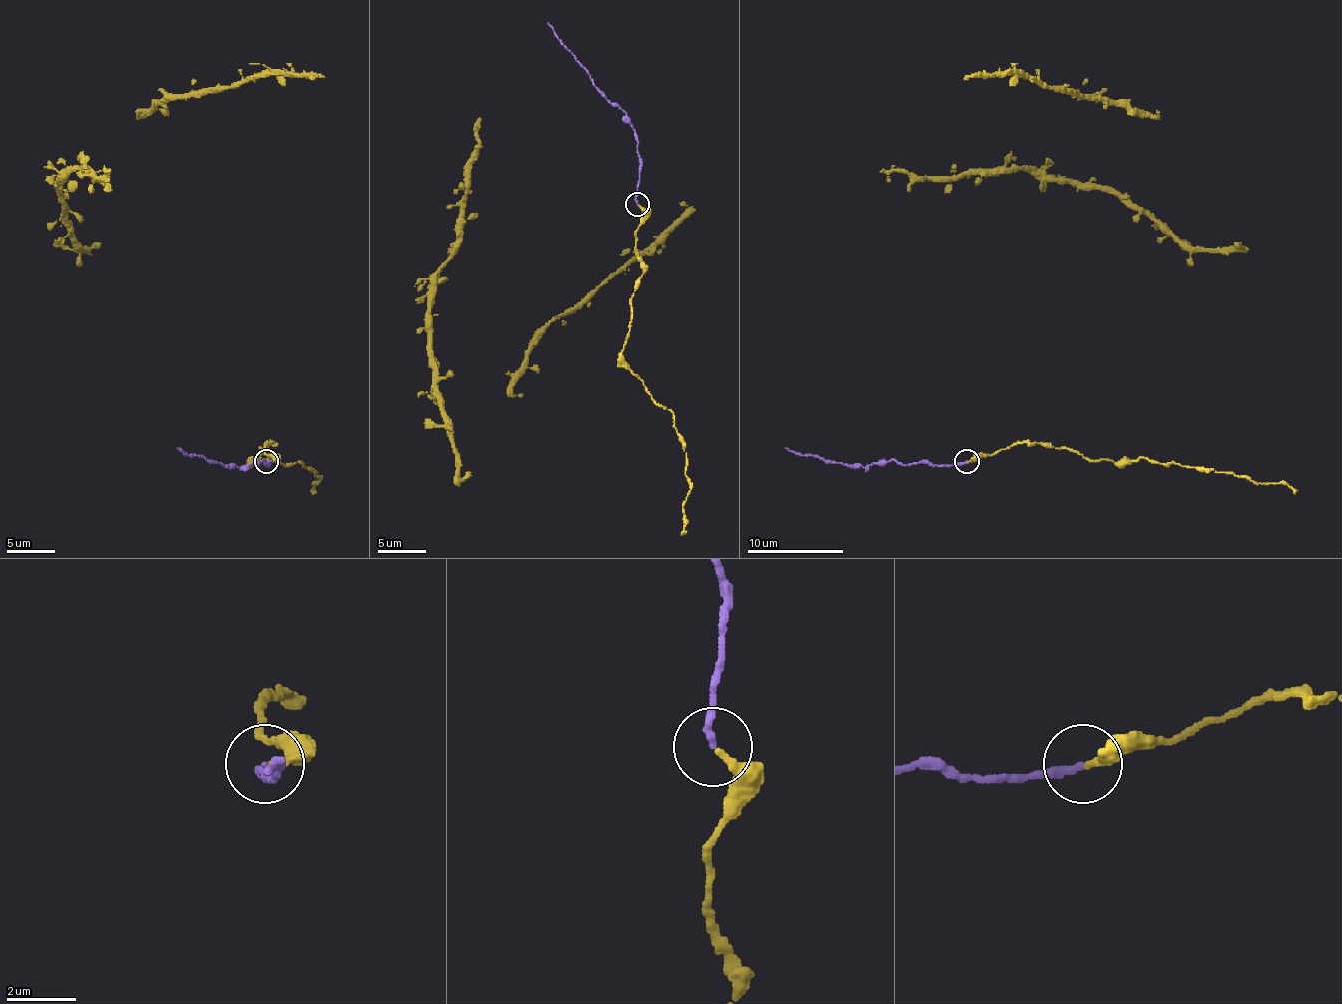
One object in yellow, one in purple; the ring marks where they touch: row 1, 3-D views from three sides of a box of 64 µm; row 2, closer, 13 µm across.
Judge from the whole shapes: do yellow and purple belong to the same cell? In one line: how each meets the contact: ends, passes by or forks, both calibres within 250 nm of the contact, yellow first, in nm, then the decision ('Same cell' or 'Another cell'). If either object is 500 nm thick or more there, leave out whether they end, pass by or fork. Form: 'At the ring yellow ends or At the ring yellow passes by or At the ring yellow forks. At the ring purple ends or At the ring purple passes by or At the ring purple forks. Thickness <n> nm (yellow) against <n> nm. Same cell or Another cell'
At the ring yellow ends. At the ring purple ends. Thickness 260 nm (yellow) against 240 nm. Same cell

